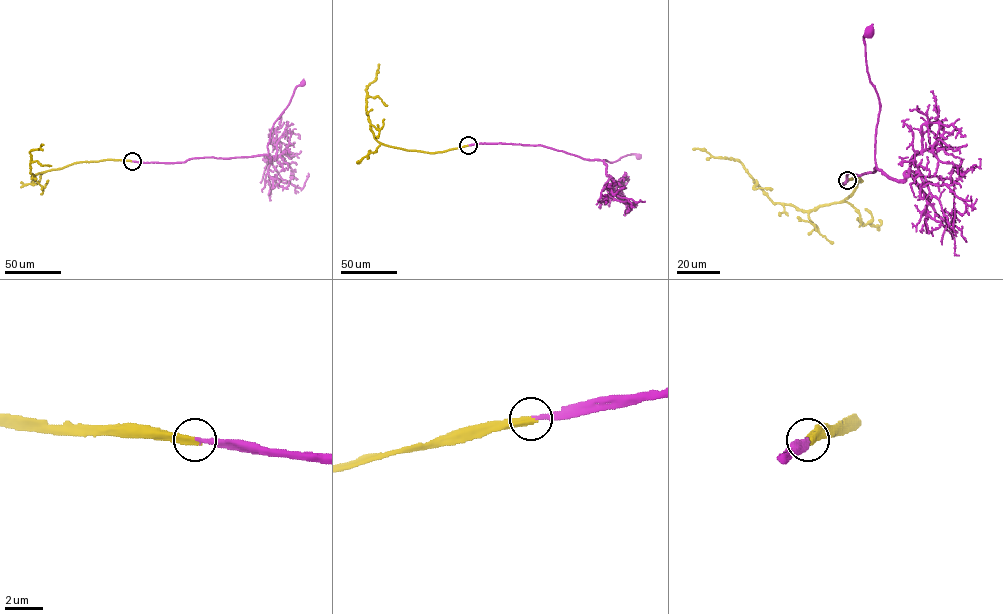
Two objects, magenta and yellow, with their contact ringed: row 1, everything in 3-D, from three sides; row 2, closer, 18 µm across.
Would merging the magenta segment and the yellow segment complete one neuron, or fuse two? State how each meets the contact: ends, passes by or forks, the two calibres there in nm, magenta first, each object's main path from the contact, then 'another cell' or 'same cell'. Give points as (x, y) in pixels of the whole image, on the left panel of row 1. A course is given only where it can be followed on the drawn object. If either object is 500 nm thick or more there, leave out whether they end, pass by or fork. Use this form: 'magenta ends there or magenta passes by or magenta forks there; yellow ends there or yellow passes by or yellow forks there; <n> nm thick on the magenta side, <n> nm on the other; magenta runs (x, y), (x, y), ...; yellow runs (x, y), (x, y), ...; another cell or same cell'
magenta ends there; yellow ends there; 220 nm thick on the magenta side, 400 nm on the other; magenta runs (132, 161), (176, 163), (194, 158), (268, 155), (273, 123), (289, 103), (294, 90), (303, 83); yellow runs (132, 161), (74, 163), (34, 177), (30, 173), (29, 152), (43, 144); same cell

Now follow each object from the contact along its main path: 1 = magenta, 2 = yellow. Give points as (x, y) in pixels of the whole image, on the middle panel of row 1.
1: (468, 145), (542, 145), (583, 159), (609, 162), (632, 154), (639, 156)
2: (468, 145), (429, 153), (380, 143), (374, 136), (366, 113), (365, 89), (375, 79), (379, 64)

